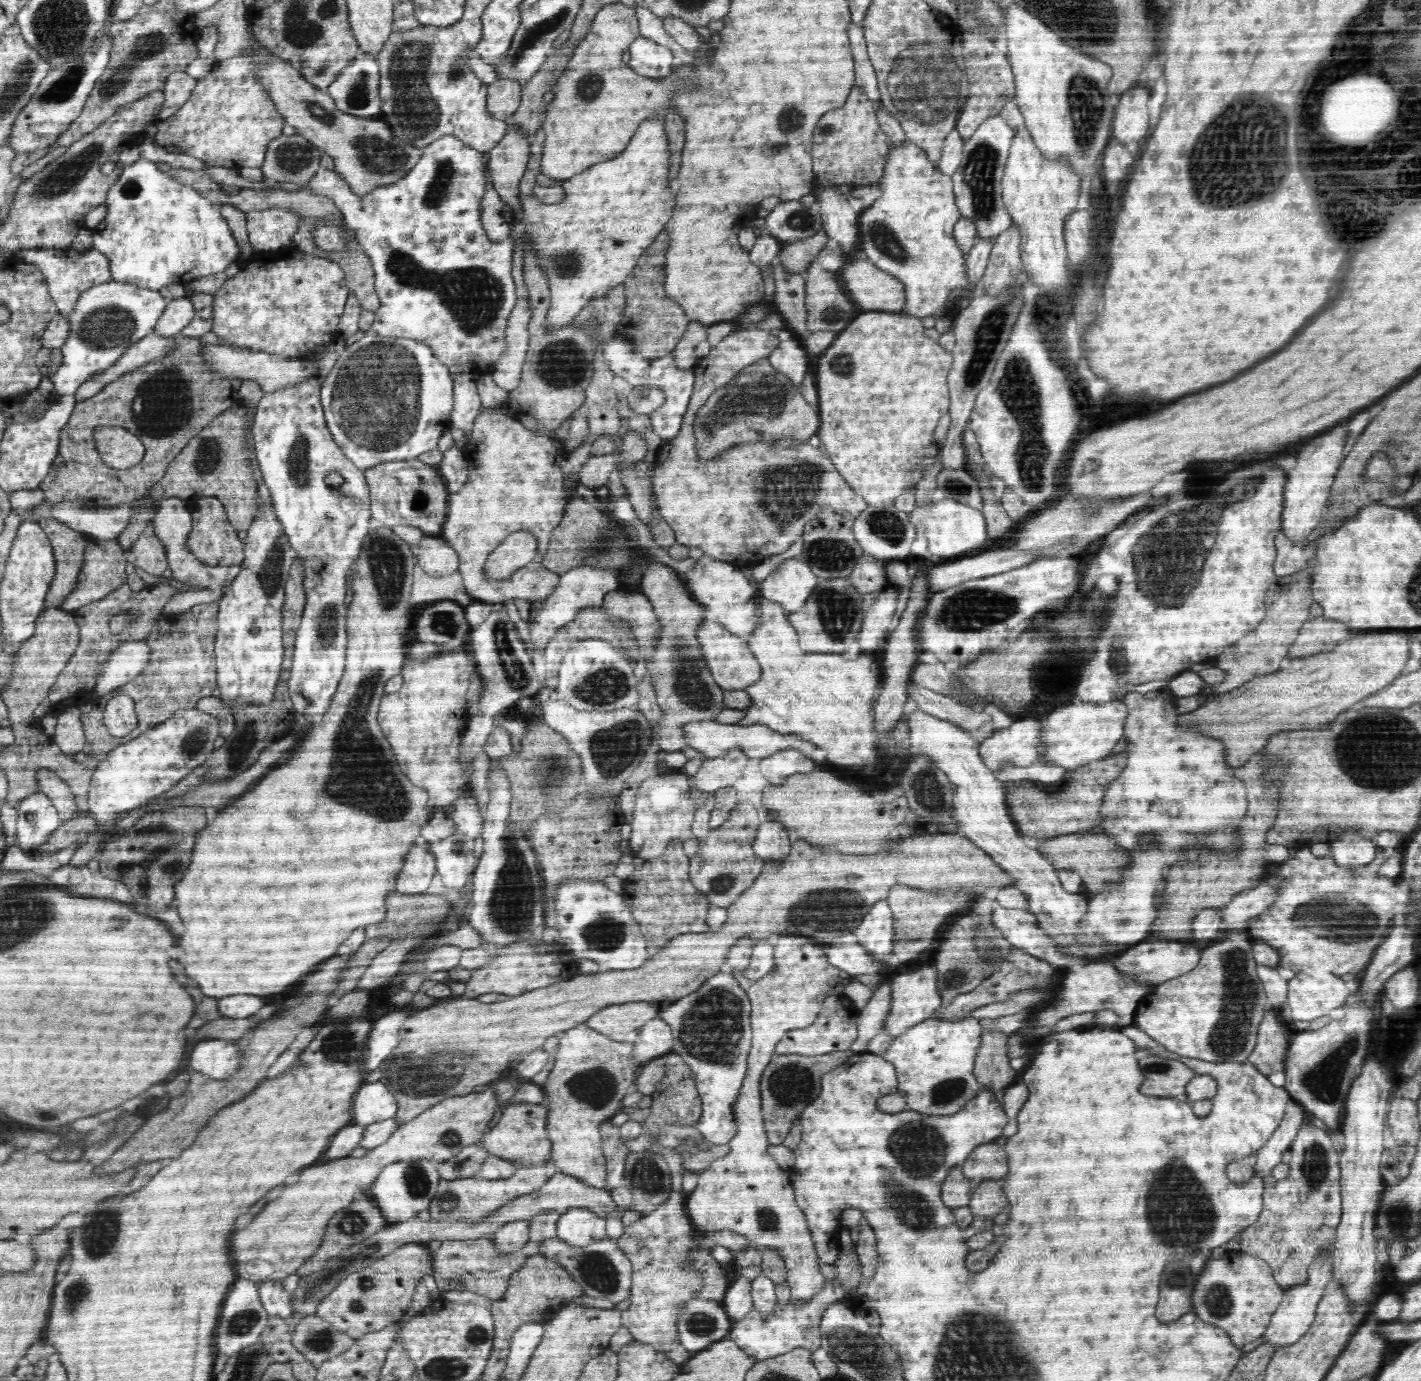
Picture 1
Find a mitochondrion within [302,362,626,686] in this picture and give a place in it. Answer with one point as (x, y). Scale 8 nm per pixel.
(386, 559)

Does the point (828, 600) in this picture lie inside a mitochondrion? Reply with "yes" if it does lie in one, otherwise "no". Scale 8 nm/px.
yes

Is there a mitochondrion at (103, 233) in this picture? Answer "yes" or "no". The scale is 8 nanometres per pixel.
no

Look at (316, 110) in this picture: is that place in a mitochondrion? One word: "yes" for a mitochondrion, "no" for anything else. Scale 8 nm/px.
yes

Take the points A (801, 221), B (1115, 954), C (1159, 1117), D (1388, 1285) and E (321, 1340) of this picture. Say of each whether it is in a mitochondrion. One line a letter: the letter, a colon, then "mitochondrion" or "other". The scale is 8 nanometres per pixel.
A: mitochondrion
B: other
C: other
D: other
E: mitochondrion

